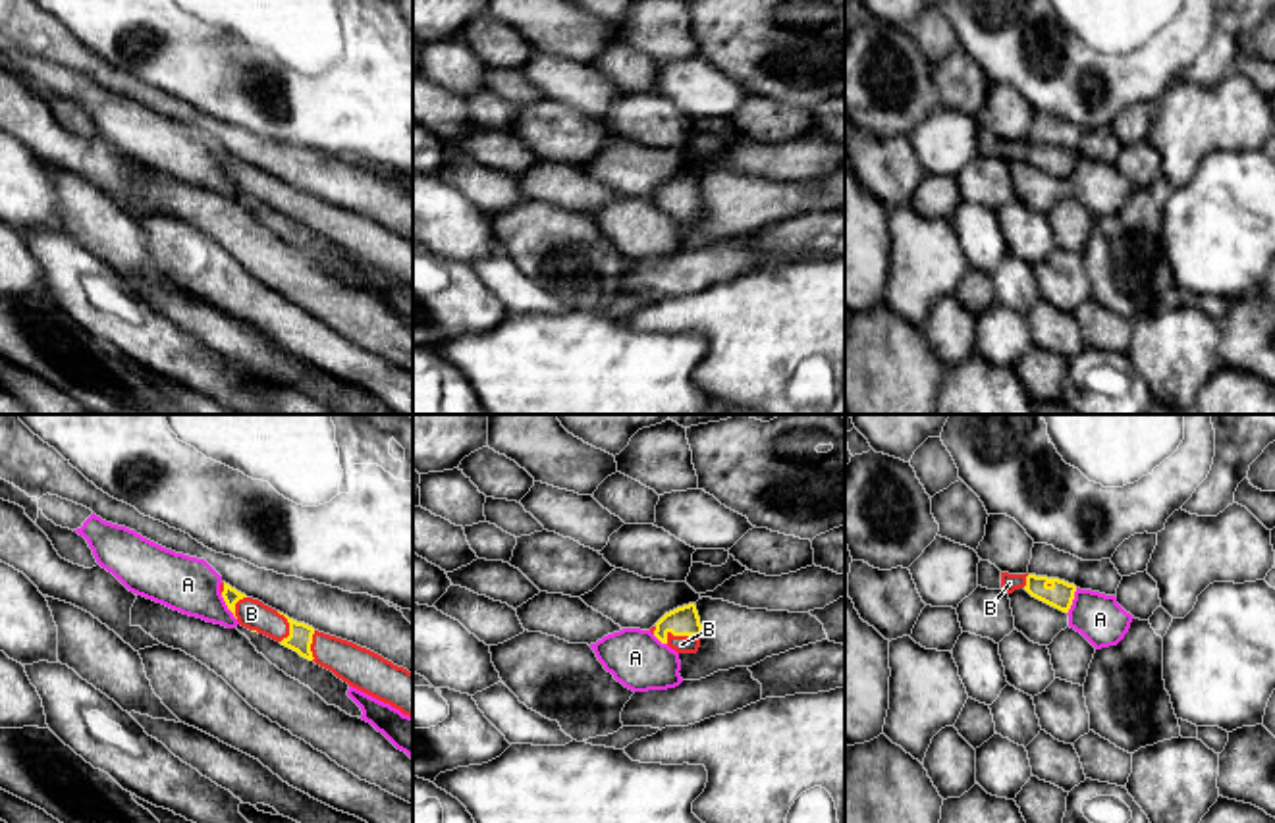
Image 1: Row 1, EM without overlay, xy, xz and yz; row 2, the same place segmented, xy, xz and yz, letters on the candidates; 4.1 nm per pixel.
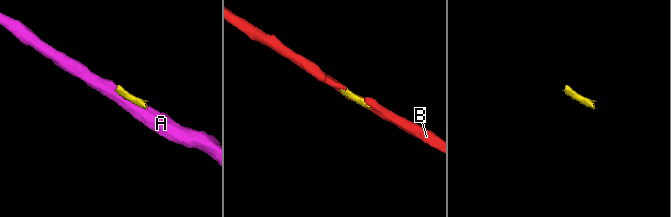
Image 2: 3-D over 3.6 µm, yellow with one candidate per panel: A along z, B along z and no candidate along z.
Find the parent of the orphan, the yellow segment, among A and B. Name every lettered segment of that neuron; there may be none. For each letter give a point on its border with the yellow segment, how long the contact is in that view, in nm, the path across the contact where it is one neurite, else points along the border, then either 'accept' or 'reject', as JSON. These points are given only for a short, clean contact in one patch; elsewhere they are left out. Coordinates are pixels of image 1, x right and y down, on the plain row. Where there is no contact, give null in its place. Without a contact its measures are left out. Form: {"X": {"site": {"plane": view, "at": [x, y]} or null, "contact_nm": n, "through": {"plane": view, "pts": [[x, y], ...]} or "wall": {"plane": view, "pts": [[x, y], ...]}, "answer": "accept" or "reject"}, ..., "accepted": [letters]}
{"A": {"site": {"plane": "xy", "at": [228, 176]}, "contact_nm": 130, "wall": {"plane": "xy", "pts": [[220, 162], [236, 187]]}, "answer": "reject"}, "B": {"site": {"plane": "xz", "at": [683, 203]}, "contact_nm": 150, "answer": "accept"}, "accepted": ["B"]}

